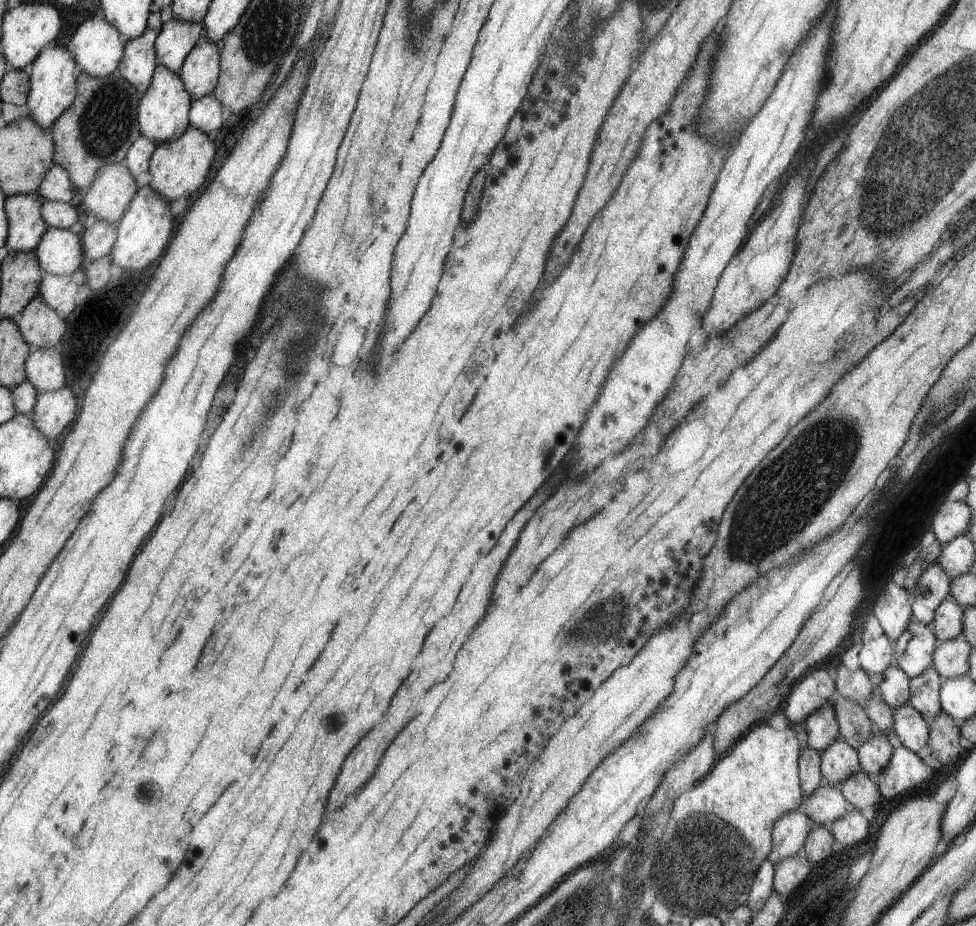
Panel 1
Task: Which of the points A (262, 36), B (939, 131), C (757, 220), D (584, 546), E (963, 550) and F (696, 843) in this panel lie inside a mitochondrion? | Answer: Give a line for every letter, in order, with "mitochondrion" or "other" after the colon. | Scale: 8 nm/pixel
A: mitochondrion
B: mitochondrion
C: other
D: other
E: other
F: mitochondrion

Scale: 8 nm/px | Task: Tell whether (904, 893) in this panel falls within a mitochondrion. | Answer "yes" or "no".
no

